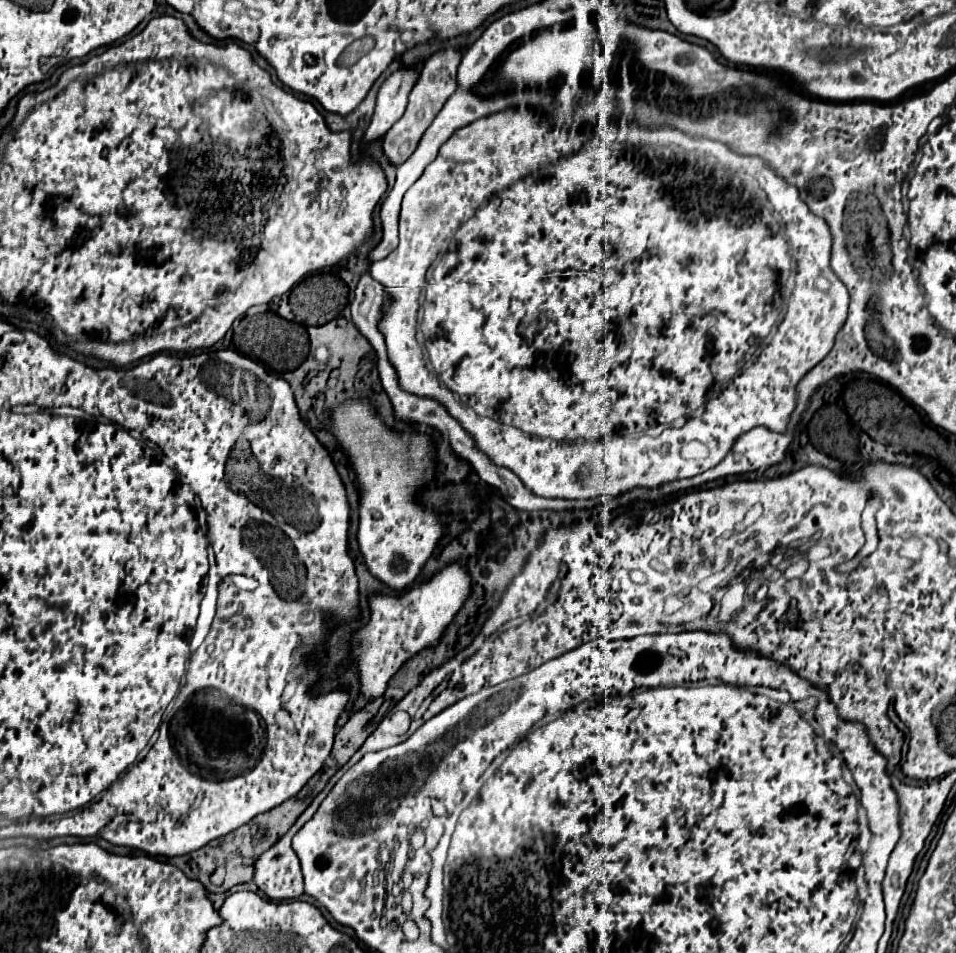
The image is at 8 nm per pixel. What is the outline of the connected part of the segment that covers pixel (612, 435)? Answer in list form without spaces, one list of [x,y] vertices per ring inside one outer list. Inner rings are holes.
[[[509,107],[507,111],[477,119],[475,123],[461,127],[441,145],[437,159],[427,165],[423,175],[411,185],[411,189],[403,197],[401,211],[399,211],[397,249],[391,251],[385,259],[375,261],[371,265],[371,275],[385,287],[387,299],[383,305],[379,331],[385,337],[387,357],[389,363],[395,365],[397,379],[403,391],[419,397],[439,399],[439,403],[447,407],[447,413],[455,417],[461,423],[461,427],[475,439],[479,451],[483,451],[497,467],[505,467],[513,471],[531,493],[547,499],[595,499],[595,497],[617,497],[635,487],[655,489],[675,479],[695,477],[715,467],[719,461],[723,461],[725,455],[735,445],[735,441],[739,439],[739,435],[751,431],[753,427],[767,427],[769,431],[775,433],[785,431],[789,417],[797,405],[797,383],[819,361],[825,359],[825,355],[831,351],[835,343],[835,335],[839,333],[839,329],[847,319],[849,293],[829,265],[831,243],[833,239],[825,219],[813,215],[809,207],[801,201],[797,187],[785,183],[785,179],[781,179],[771,169],[771,165],[759,155],[735,153],[729,145],[721,141],[691,137],[667,125],[659,129],[645,129],[633,121],[615,123],[611,125],[607,137],[603,135],[601,123],[593,129],[581,127],[569,131],[565,127],[555,127],[549,121],[549,117],[543,115],[541,109]],[[431,263],[433,263],[431,277],[427,279],[427,287],[425,287],[425,273]],[[423,287],[425,287],[425,301],[421,305],[423,319],[419,323],[419,333],[423,337],[421,341],[423,347],[427,349],[427,359],[435,375],[429,373],[425,365],[423,349],[417,341],[417,309],[419,309],[417,301]],[[459,399],[463,399],[463,403],[479,403],[479,415],[491,415],[491,417],[479,417],[471,407],[463,405]],[[697,415],[699,419],[687,419],[687,423],[679,429],[667,427],[657,437],[645,433],[653,425],[671,425],[677,417],[697,418]],[[627,433],[631,435],[645,433],[645,435],[629,439]],[[689,441],[705,443],[709,455],[703,459],[681,457],[681,449]]]

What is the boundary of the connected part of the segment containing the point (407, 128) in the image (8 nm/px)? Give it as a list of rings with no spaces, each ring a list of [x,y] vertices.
[[[445,49],[445,51],[435,53],[425,63],[425,67],[421,71],[421,77],[419,77],[419,83],[415,83],[415,87],[413,87],[413,91],[409,95],[409,105],[407,105],[405,115],[383,137],[383,153],[385,153],[385,157],[389,159],[391,165],[399,167],[401,163],[405,163],[411,157],[411,153],[419,145],[419,139],[427,131],[427,127],[433,123],[433,119],[437,117],[437,113],[441,111],[445,101],[455,93],[459,61],[461,61],[461,53],[457,49]]]

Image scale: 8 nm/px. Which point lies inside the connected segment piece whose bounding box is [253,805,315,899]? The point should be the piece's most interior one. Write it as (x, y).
(277, 872)

